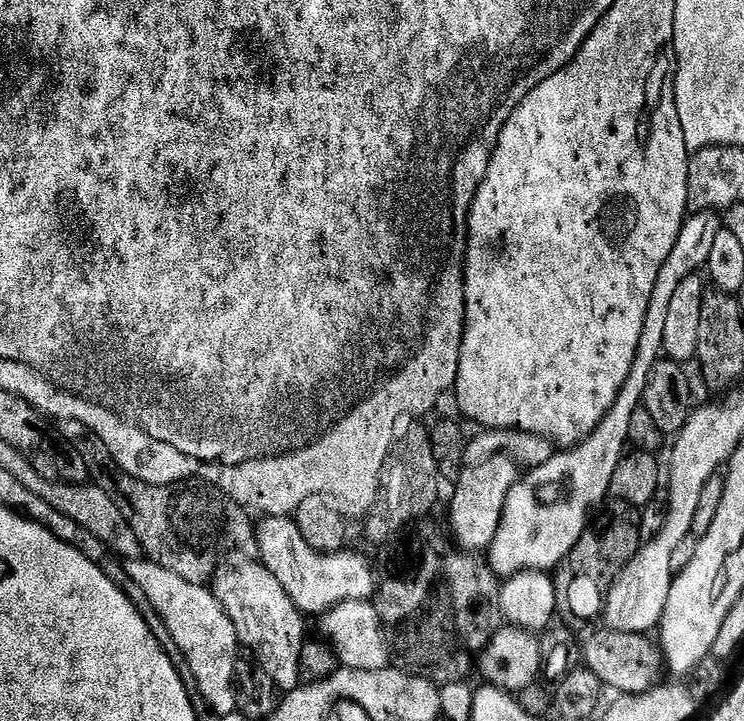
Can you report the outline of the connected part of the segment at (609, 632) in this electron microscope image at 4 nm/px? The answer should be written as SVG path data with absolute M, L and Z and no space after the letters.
M609 628L594 633L584 644L582 654L583 663L593 674L600 680L601 685L614 689L619 695L637 696L639 693L648 692L650 689L657 687L661 681L660 674L664 672L663 653L659 645L652 639L648 640L643 633L636 632L618 632Z

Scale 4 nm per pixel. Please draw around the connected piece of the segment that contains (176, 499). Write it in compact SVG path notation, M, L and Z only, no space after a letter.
M124 476L122 482L123 503L130 513L134 534L138 534L138 542L144 547L144 556L158 566L166 566L166 570L178 574L178 578L186 578L186 582L207 585L216 575L216 569L221 567L220 556L227 552L251 553L256 547L256 524L251 520L249 509L243 508L213 484L197 479L180 480L176 484L147 484L133 476Z

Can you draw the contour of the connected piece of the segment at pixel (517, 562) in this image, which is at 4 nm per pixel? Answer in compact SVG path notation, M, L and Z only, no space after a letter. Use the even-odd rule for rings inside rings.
M685 226L678 234L678 242L674 242L674 250L670 250L670 258L662 262L662 270L658 270L658 282L654 282L654 294L650 294L650 302L646 306L646 322L642 322L642 334L638 334L638 352L634 354L634 364L622 390L618 394L614 406L604 415L604 420L585 438L584 443L577 444L567 450L560 450L545 465L531 469L523 478L517 480L504 502L504 509L492 539L492 545L486 550L486 563L497 577L509 578L524 571L551 573L574 550L578 538L582 538L584 529L589 527L588 511L605 495L609 495L614 478L614 470L618 470L618 462L626 454L629 447L630 418L636 408L644 403L646 394L646 378L650 378L650 370L654 370L657 360L661 359L666 338L666 317L678 286L686 282L686 278L697 275L707 265L710 250L714 247L714 238L718 238L720 228L692 228ZM555 484L565 484L568 493L561 500L547 500L548 488Z

